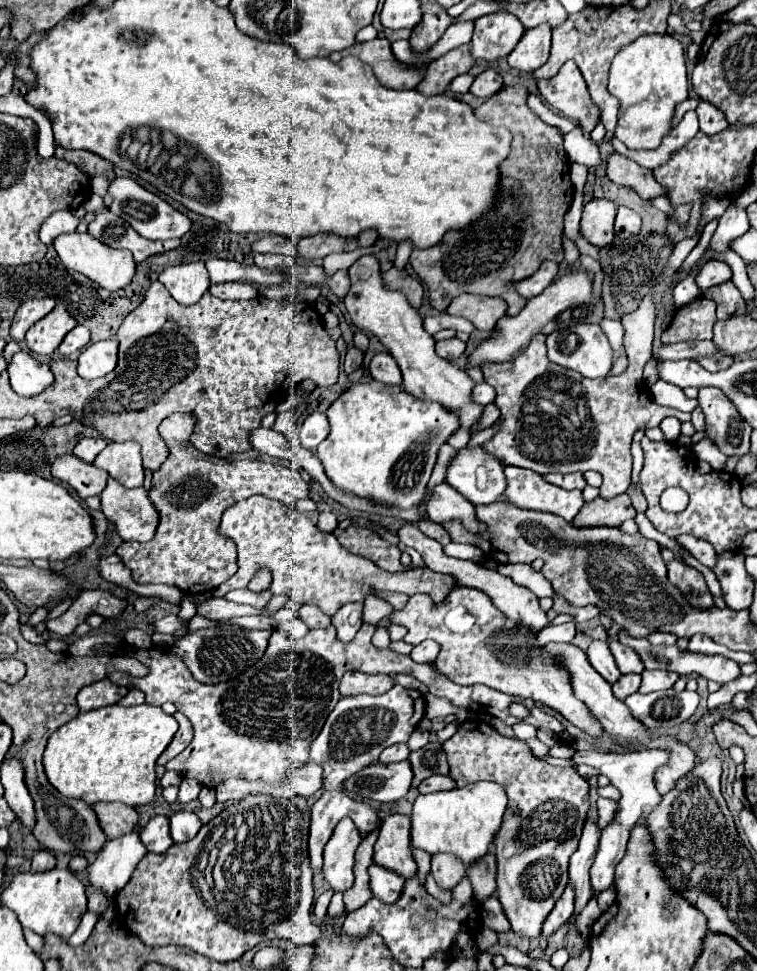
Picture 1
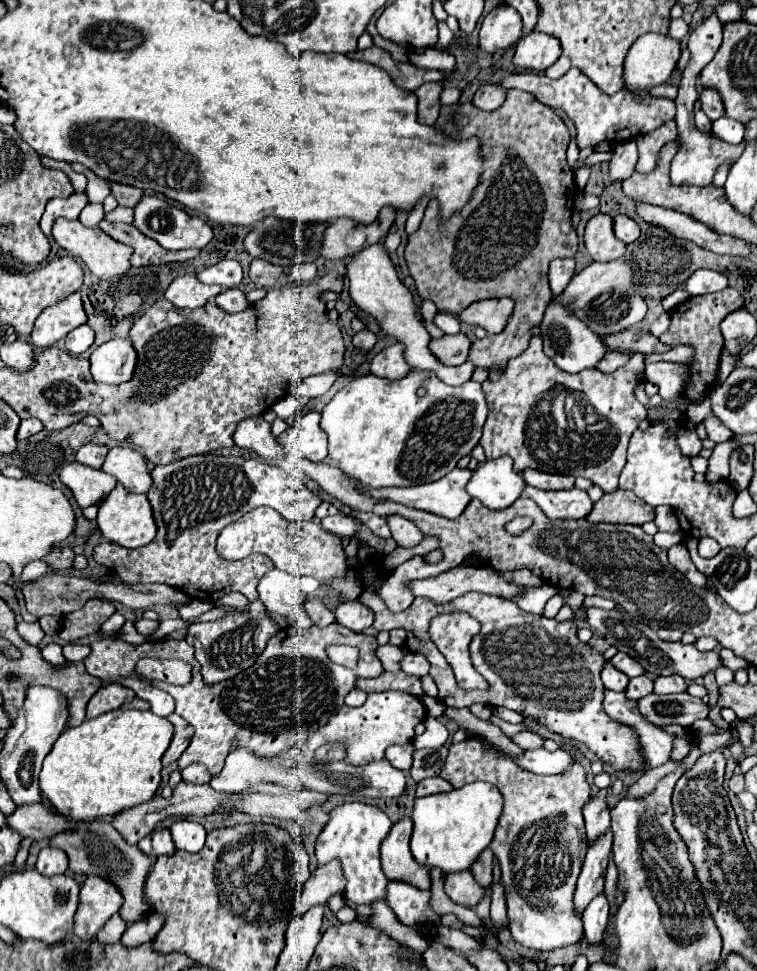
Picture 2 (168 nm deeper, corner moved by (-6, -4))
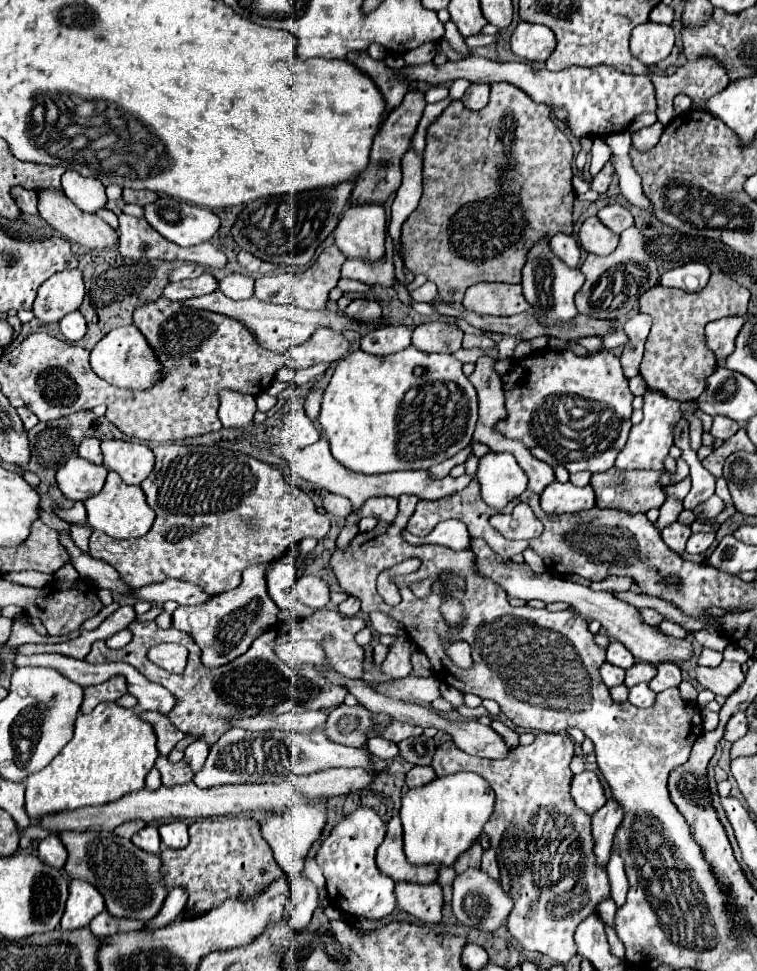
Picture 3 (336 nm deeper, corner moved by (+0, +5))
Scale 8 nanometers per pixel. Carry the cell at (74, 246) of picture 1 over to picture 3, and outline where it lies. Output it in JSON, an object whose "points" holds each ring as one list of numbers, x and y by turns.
{"points":[[44,189,38,193,38,211,40,211,40,217,46,219,46,223,60,231,66,239,86,247,88,251,104,251,104,249,112,249,116,243,118,243,118,231,112,229,108,223,104,223,102,219,98,219,96,215,92,213,82,213,64,193,60,191,50,191,50,189]]}

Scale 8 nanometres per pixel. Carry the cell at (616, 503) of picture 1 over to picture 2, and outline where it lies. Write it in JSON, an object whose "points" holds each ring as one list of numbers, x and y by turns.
{"points":[[614,490,604,494,586,516,588,522,612,522,612,524,644,524,654,520,654,508,646,506,634,492]]}

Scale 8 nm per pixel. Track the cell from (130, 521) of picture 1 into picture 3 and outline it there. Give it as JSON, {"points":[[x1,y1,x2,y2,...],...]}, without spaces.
{"points":[[114,471,108,473,104,489,98,495,90,497,84,505,86,505,86,511,88,511,88,525,92,529,104,531,106,535,110,535,114,539,142,537,142,535,146,535,146,531,154,523,154,511,148,507,142,489,138,485,124,483,120,479,120,475,114,473]]}

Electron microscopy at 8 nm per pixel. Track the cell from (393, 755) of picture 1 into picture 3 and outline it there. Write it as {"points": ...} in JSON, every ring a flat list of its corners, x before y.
{"points":[[372,737,366,743,366,747,374,757,384,759,384,761,390,761,390,759,398,757,398,745,394,741,386,741,384,737]]}

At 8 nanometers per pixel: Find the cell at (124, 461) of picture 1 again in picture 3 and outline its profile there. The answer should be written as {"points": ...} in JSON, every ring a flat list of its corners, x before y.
{"points":[[108,439,102,441,102,453,104,465,130,485,140,485,154,467,154,453,142,443]]}

